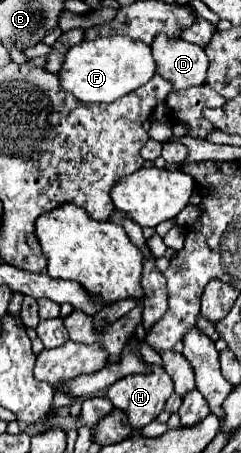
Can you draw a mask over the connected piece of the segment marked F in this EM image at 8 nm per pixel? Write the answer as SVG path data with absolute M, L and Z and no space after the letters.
M105 36L67 50L61 70L57 72L61 88L71 92L79 102L115 102L117 98L137 90L155 74L155 60L151 48L127 36Z

